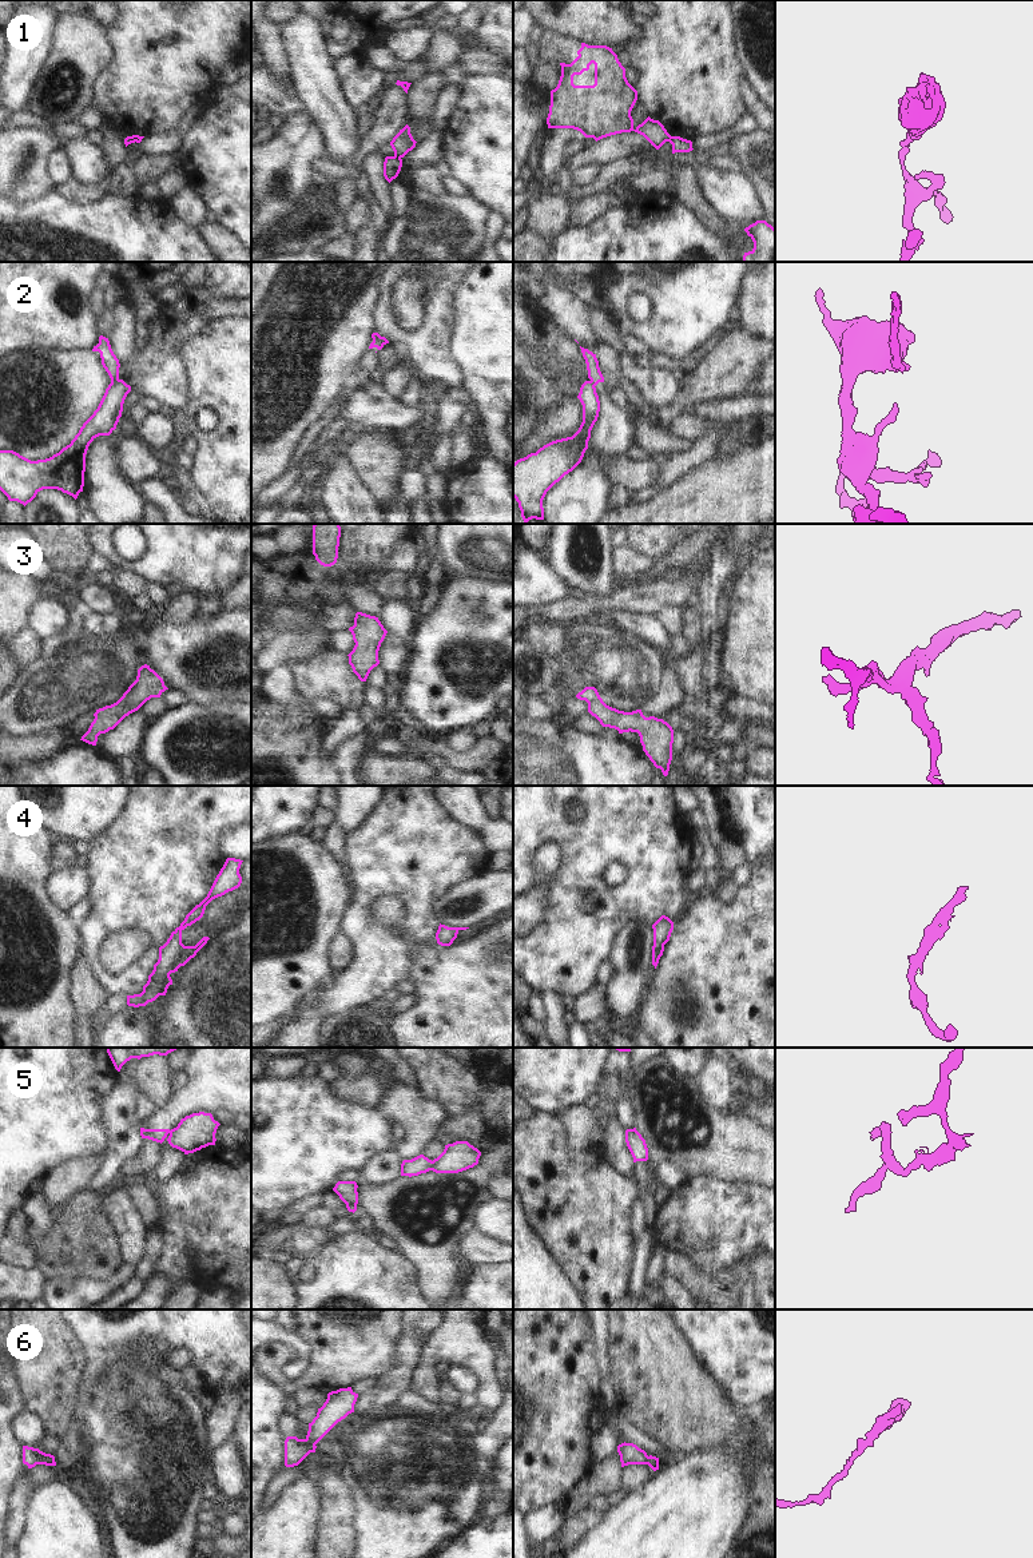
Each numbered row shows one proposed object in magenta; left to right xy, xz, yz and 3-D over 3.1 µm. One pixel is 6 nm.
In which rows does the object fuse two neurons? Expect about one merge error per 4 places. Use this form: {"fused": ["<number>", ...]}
{"fused": ["1", "2", "5"]}

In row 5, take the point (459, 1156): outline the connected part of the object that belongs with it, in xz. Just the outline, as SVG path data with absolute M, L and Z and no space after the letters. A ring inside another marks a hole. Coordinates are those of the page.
M468 1141L445 1145L444 1152L432 1161L430 1171L436 1173L458 1173L478 1164L481 1152Z

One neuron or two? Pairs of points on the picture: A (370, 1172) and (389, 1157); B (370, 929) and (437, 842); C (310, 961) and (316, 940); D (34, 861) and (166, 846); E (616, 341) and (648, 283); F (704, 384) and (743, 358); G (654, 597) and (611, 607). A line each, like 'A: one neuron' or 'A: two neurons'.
A: one neuron
B: one neuron
C: one neuron
D: two neurons
E: two neurons
F: one neuron
G: one neuron

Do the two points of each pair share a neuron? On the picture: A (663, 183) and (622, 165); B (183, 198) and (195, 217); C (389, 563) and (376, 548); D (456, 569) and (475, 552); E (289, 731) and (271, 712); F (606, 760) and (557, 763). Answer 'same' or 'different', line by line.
A: different
B: same
C: different
D: same
E: different
F: same

